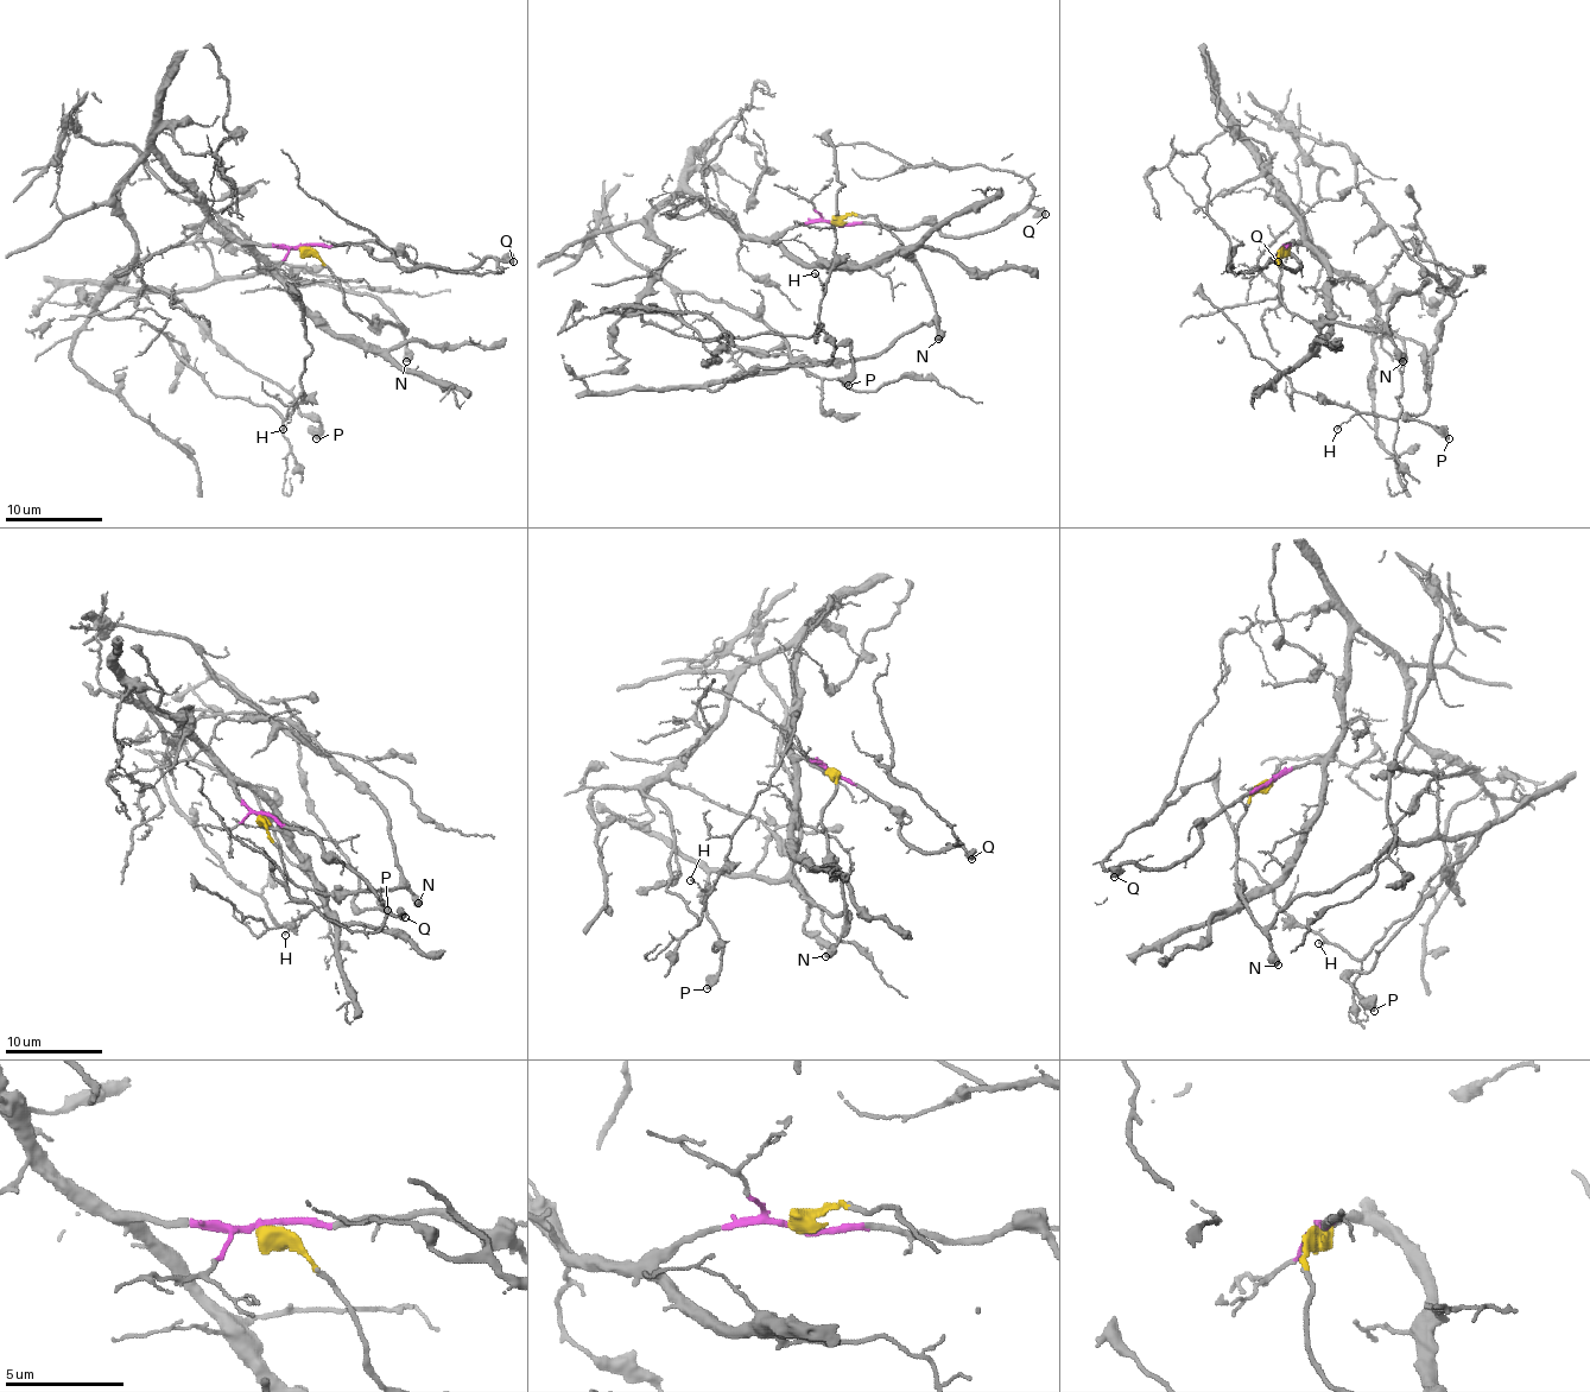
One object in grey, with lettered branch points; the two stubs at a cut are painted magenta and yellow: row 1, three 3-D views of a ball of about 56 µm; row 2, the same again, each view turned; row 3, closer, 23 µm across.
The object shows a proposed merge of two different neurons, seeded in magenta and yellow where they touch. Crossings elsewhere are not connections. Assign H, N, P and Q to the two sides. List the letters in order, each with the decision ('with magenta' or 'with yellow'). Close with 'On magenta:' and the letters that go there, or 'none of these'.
H: with magenta
N: with yellow
P: with yellow
Q: with magenta
On magenta: H, Q

